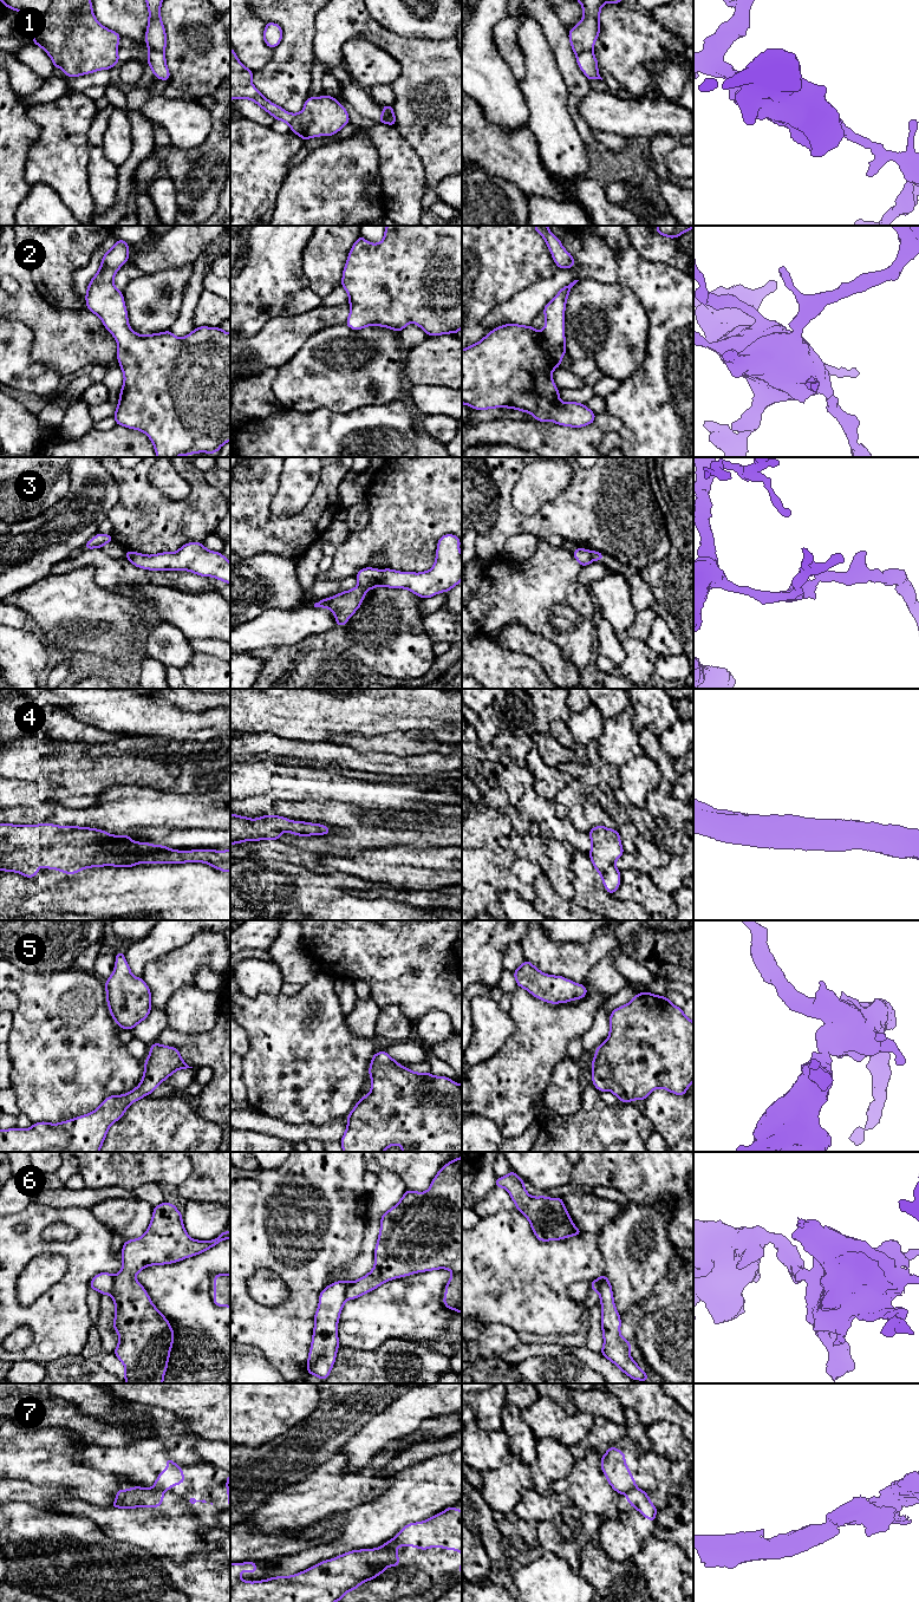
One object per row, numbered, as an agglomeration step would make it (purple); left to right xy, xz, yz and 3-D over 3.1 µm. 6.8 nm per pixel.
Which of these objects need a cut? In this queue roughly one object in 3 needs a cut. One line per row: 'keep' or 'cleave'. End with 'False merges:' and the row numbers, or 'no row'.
1: cleave
2: keep
3: cleave
4: keep
5: keep
6: cleave
7: cleave
False merges: 1, 3, 6, 7

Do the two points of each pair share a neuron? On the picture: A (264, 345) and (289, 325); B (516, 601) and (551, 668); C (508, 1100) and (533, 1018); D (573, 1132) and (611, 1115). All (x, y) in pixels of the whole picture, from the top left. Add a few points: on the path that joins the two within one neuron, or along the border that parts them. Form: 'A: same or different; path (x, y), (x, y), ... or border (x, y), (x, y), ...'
A: same; path (269, 345), (284, 331)
B: different; border (506, 626), (517, 622), (558, 646)
C: same; path (512, 1080), (529, 1056), (529, 1044), (533, 1039)
D: same; path (582, 1132), (593, 1132), (601, 1125)

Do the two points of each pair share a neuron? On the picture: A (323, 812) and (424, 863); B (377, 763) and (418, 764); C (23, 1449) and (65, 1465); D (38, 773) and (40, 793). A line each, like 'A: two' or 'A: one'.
A: two
B: one
C: one
D: two

